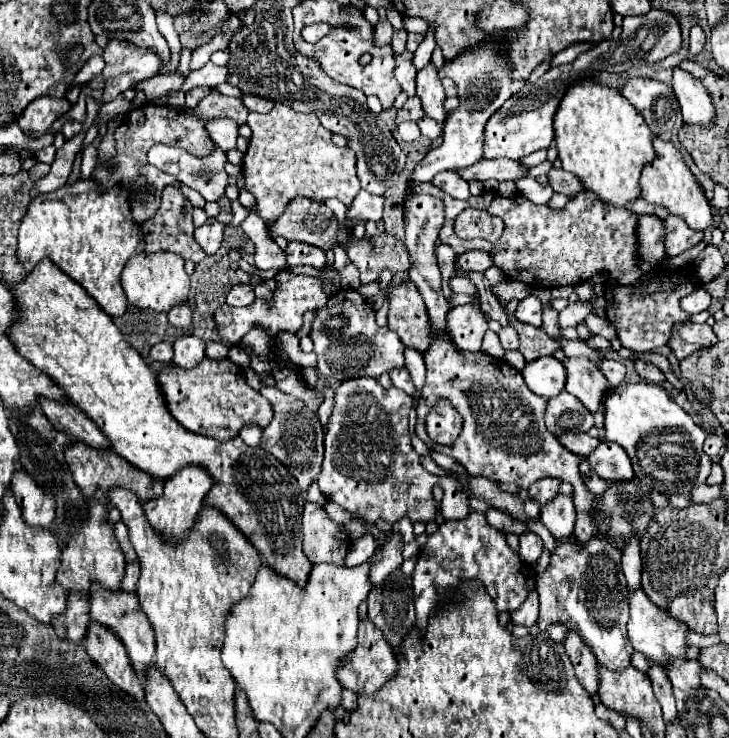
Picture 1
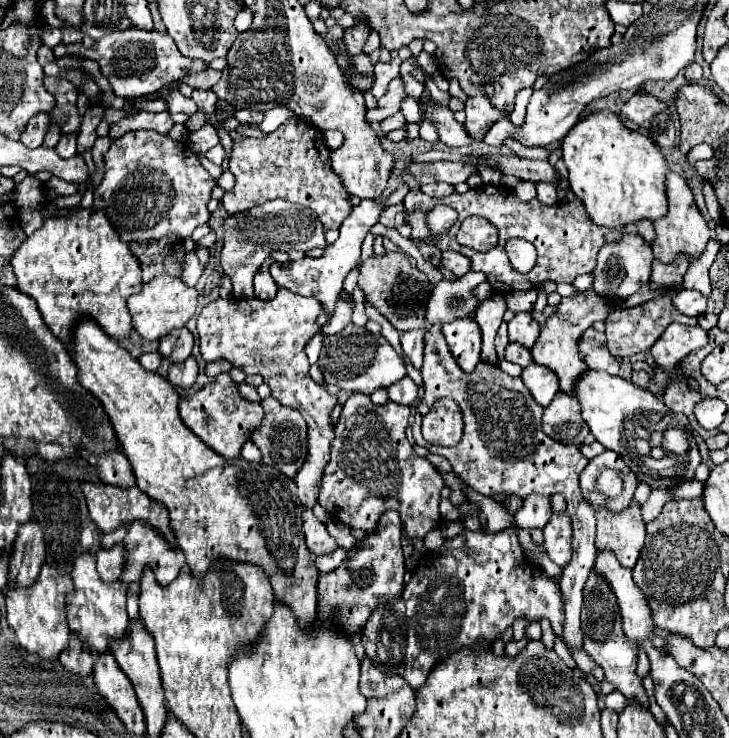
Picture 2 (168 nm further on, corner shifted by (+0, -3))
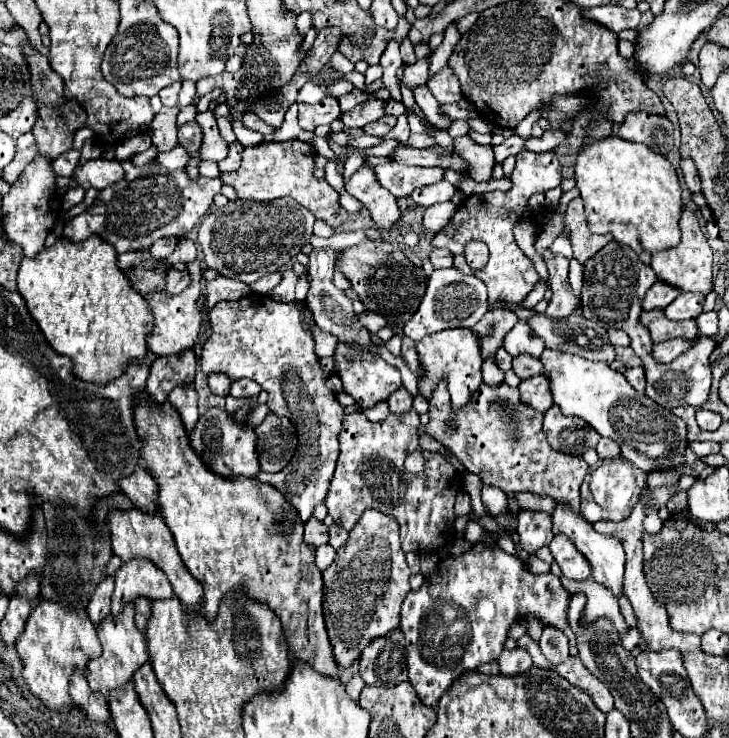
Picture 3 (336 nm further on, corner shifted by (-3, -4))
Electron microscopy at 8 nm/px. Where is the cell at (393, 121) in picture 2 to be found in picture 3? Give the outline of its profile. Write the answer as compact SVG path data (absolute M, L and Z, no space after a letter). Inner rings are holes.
M385 115L385 117L381 117L381 119L377 119L377 121L369 123L369 125L365 125L363 131L365 131L367 135L381 137L381 135L385 135L395 123L397 123L397 117L387 117L387 115Z

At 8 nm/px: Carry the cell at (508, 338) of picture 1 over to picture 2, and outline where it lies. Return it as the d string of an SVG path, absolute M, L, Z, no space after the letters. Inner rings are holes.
M510 342L510 344L506 346L504 358L510 360L510 362L514 362L514 364L520 364L522 368L534 362L532 356L530 356L530 350L528 350L528 348L522 348L522 344L518 344L518 342Z

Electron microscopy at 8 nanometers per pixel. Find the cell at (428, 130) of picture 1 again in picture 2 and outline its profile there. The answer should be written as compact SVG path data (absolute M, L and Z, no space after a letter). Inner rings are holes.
M414 98L404 100L402 106L400 106L400 110L402 110L402 114L406 116L406 122L408 122L408 124L422 124L422 112L420 112L418 102L416 102Z

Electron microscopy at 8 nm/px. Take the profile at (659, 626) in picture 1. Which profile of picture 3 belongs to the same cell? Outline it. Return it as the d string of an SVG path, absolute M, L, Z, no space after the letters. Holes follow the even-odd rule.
M557 503L555 509L551 511L551 519L553 519L553 533L555 535L565 535L573 541L573 545L589 559L591 567L593 567L593 579L605 587L609 587L613 591L613 595L621 593L621 577L623 577L623 565L625 565L625 553L621 549L621 543L615 537L609 535L601 535L593 529L593 525L589 525L579 513L575 513L567 503Z

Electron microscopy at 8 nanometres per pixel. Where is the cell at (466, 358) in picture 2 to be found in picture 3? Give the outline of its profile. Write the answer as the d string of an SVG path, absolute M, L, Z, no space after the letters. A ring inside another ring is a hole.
M445 329L439 333L431 333L417 343L417 353L423 369L423 377L417 383L418 391L427 401L443 377L447 379L451 403L457 407L465 407L471 401L471 395L483 383L481 372L483 361L481 353L477 353L477 337L473 337L471 329Z

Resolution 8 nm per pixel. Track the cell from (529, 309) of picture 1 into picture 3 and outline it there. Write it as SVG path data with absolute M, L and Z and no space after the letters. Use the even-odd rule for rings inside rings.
M519 321L507 335L505 335L505 343L503 343L505 351L511 357L519 357L523 353L529 353L531 357L541 357L545 343L535 337L529 329L529 325L525 325L523 321Z

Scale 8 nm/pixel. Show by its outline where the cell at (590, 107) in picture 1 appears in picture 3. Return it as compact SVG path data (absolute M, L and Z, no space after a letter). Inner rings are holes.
M613 135L583 147L583 153L579 153L575 163L575 177L577 177L577 189L581 191L581 199L585 201L585 215L591 233L599 233L599 235L611 233L617 243L631 247L635 253L641 251L657 253L657 251L673 249L673 245L679 245L681 187L677 181L675 167L663 155L645 149L645 145L621 141L619 137Z

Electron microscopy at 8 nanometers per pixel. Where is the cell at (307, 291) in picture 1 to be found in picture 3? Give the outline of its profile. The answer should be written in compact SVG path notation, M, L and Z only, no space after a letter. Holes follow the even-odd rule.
M249 293L239 301L217 303L209 317L213 335L203 347L203 373L225 373L231 381L243 377L257 381L269 395L269 411L273 415L291 417L291 423L297 429L299 445L297 455L291 459L291 467L285 467L263 481L285 493L285 499L297 509L301 521L307 521L315 505L323 503L329 489L339 457L337 433L345 415L335 393L325 387L327 373L319 365L311 333L301 327L303 319L311 319L311 313L299 309L299 303L281 303L269 295Z

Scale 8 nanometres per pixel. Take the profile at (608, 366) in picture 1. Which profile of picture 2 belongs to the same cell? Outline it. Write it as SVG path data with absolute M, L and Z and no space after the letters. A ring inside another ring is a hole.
M588 328L580 340L580 352L582 352L582 360L588 364L590 370L598 370L598 372L602 370L612 376L618 374L620 362L608 352L604 332L596 332Z

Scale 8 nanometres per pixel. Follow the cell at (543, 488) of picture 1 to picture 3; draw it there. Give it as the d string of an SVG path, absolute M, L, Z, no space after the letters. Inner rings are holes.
M537 511L519 513L517 541L523 551L535 555L541 547L549 545L551 539L553 539L553 531L551 531L547 513L537 513Z

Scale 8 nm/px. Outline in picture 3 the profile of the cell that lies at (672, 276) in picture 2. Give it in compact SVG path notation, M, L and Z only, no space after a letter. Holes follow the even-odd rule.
M657 281L649 293L643 299L643 309L651 311L651 309L665 309L677 295L677 289L669 289L669 285L661 285L661 281Z

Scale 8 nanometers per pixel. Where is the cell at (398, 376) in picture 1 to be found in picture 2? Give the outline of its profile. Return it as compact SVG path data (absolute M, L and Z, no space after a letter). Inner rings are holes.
M404 376L402 380L398 380L396 384L392 384L392 386L388 388L388 396L390 396L390 400L396 402L396 404L410 406L410 404L416 400L416 396L418 396L418 386L414 384L412 378Z

